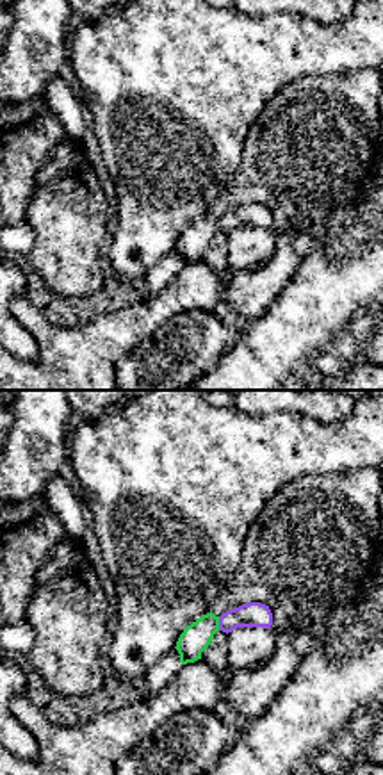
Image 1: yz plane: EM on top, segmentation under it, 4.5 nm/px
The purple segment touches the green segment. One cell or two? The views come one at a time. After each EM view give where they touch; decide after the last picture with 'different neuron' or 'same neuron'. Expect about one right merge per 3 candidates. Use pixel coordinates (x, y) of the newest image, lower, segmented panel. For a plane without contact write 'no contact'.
contact (220, 624)

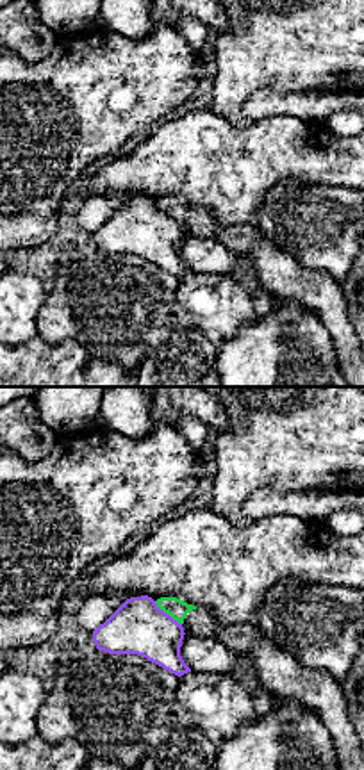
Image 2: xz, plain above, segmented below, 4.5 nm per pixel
contact (166, 614)

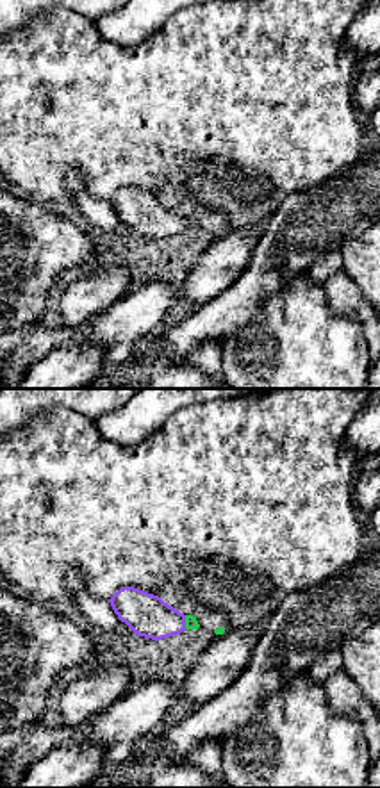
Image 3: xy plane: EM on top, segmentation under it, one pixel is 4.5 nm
contact (184, 623)

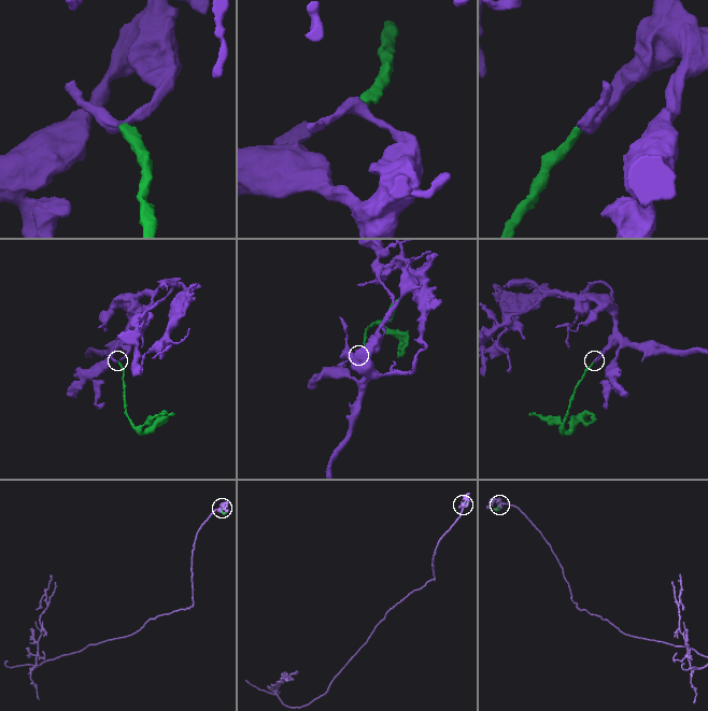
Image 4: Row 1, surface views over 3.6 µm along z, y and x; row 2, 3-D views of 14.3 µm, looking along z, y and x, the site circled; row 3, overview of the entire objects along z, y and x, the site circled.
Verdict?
different neuron

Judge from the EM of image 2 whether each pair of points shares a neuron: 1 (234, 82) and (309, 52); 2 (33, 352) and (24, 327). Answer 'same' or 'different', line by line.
1: same
2: different

